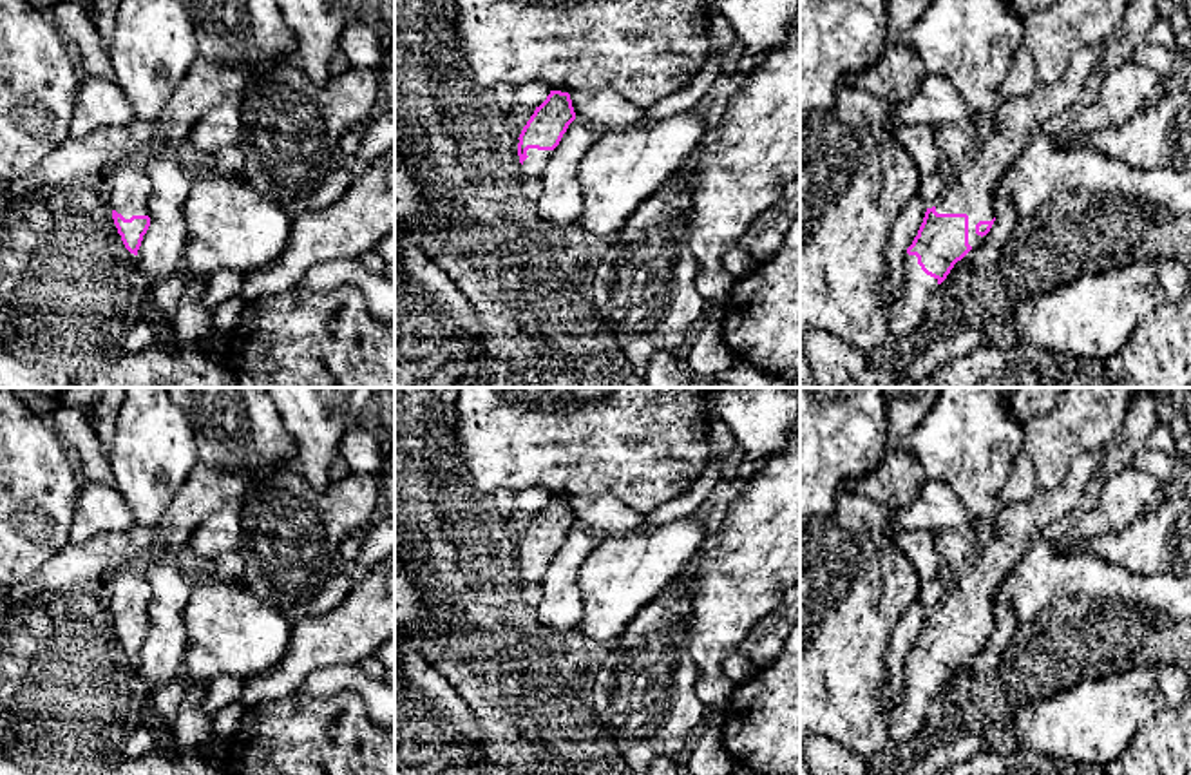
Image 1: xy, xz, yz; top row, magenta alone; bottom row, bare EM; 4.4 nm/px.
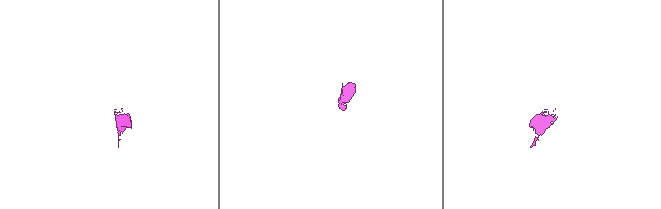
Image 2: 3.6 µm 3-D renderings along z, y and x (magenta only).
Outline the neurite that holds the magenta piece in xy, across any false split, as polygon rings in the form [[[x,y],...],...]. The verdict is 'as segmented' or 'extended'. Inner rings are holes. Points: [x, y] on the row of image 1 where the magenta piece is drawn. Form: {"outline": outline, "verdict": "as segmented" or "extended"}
{"outline": [[[119,167],[109,179],[112,219],[125,248],[138,255],[148,217],[150,177],[138,167]]], "verdict": "extended"}

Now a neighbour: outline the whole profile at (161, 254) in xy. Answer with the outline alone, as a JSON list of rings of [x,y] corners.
[[[159,145],[145,167],[150,177],[150,226],[138,250],[138,264],[150,286],[183,273],[188,230],[185,201],[192,183],[185,177],[177,147]]]

